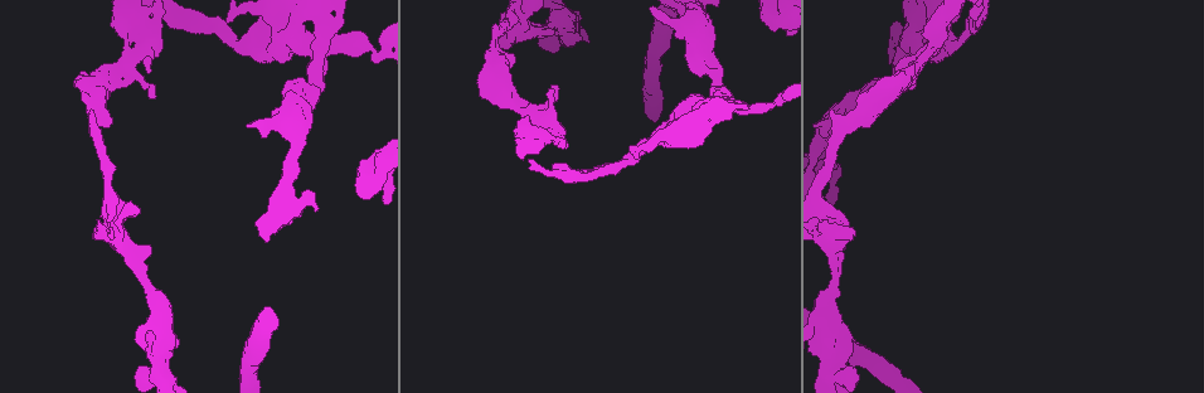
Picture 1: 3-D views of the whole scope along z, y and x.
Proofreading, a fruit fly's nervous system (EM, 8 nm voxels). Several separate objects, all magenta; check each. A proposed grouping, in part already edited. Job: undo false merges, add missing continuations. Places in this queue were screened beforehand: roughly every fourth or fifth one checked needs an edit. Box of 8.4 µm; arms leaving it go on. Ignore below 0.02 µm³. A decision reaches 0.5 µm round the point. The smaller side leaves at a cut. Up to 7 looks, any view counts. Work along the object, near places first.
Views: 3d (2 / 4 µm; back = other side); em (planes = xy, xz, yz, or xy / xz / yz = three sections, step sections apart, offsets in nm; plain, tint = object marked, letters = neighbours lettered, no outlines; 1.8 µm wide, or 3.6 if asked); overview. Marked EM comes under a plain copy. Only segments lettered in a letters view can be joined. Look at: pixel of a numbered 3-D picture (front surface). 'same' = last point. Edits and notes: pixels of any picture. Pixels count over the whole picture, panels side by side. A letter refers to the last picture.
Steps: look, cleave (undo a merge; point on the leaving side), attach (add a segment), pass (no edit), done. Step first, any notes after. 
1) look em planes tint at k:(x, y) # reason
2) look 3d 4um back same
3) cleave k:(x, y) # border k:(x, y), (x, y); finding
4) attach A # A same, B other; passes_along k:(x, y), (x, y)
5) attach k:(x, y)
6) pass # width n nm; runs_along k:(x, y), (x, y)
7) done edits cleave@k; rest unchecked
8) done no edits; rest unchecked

look em xy step 16 tint at 1:(527, 136) # four arms meet

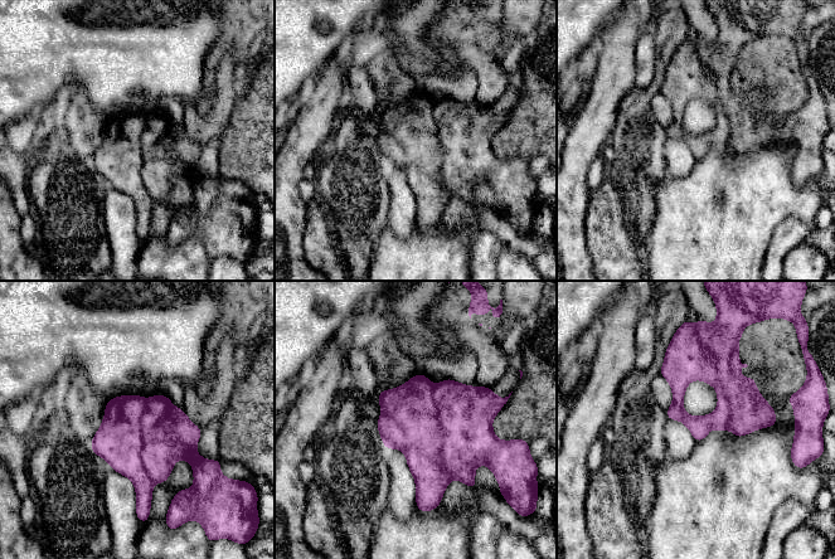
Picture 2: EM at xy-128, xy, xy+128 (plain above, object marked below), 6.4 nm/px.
look em planes letters same # another direction

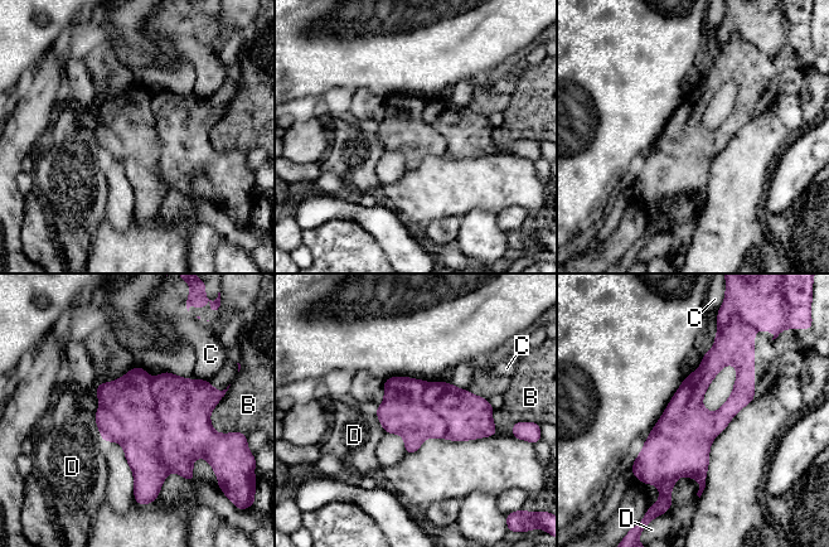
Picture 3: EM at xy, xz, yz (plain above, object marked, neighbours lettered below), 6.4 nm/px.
cleave 3:(127, 415) # B other, C other, D other; border 3:(150, 378), (158, 458), (168, 473); two neurons meet here

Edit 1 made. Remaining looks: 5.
look em planes letters at 1:(874, 105) # sudden change in width

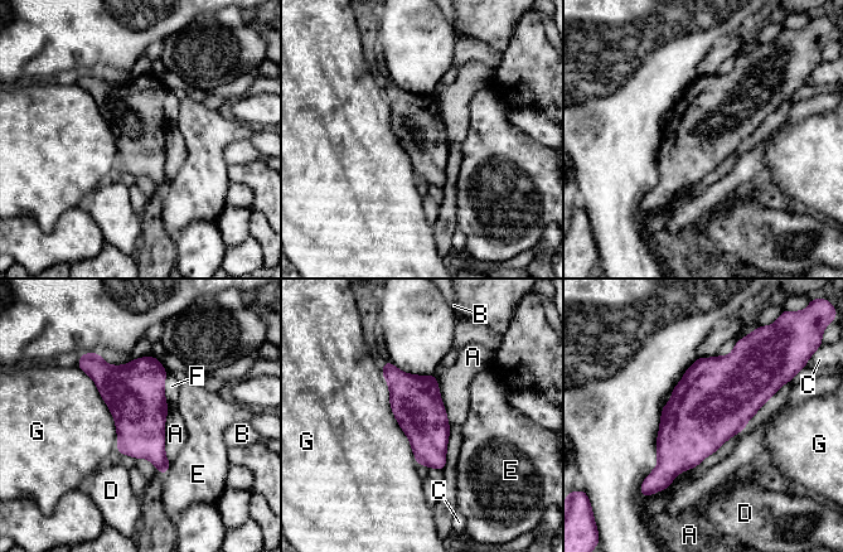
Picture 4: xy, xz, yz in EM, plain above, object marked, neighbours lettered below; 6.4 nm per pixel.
pass # width 320 nm; A other, B other, C other, D other, E other, F other, G other; border 4:(382, 364), (391, 411), (417, 465); continuous, no second neuron

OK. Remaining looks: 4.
look 3d 4um at 1:(528, 33) # looks like a crossing

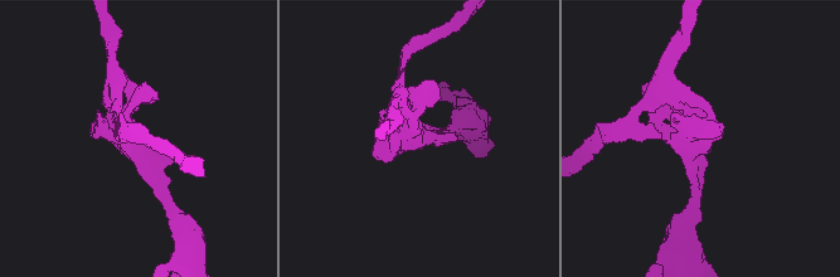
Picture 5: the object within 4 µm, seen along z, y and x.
look em yz step 8 tint at 5:(419, 138)

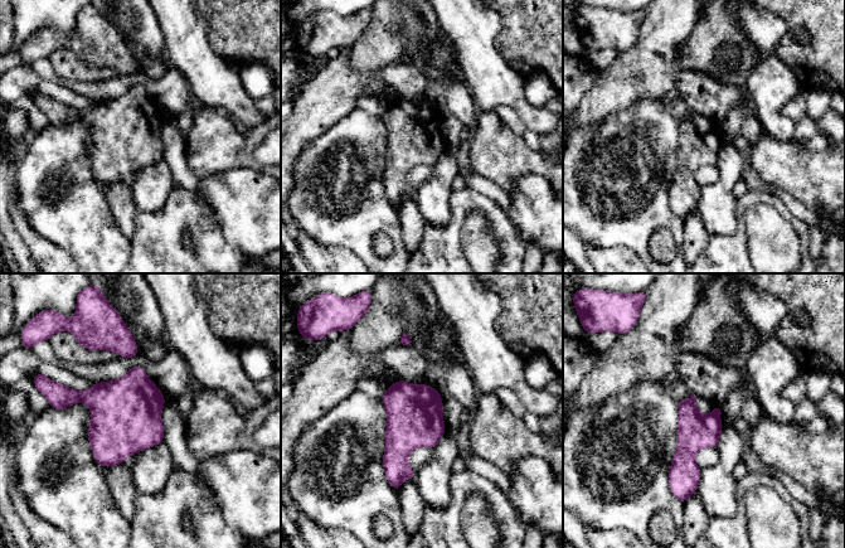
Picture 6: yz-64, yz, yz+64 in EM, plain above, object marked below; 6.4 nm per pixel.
look em planes letters same

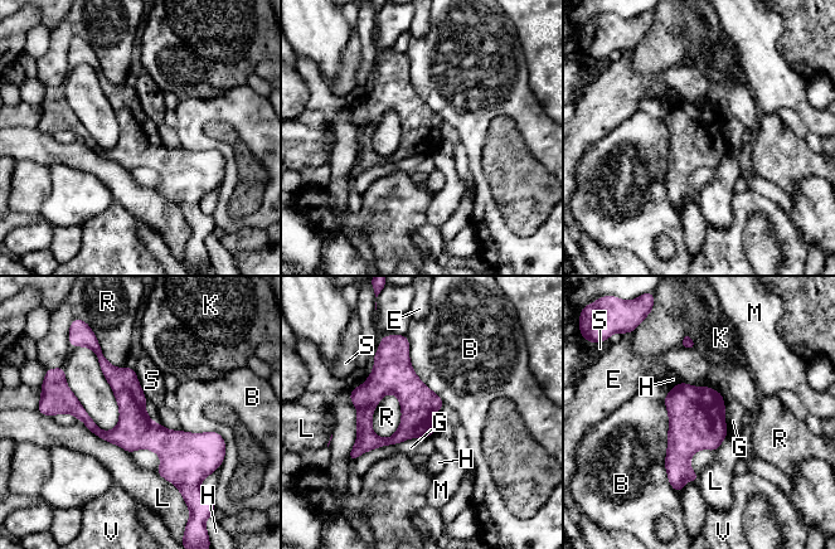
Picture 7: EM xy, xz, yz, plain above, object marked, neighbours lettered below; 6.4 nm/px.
pass # width 240 nm; B other, E other, G other, H other, K other, L other, M other, R other, S other, V other; runs_along 7:(66, 403), (106, 436), (213, 436); continuous, no second neuron

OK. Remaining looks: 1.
done edits cleave@3; rest unchecked

